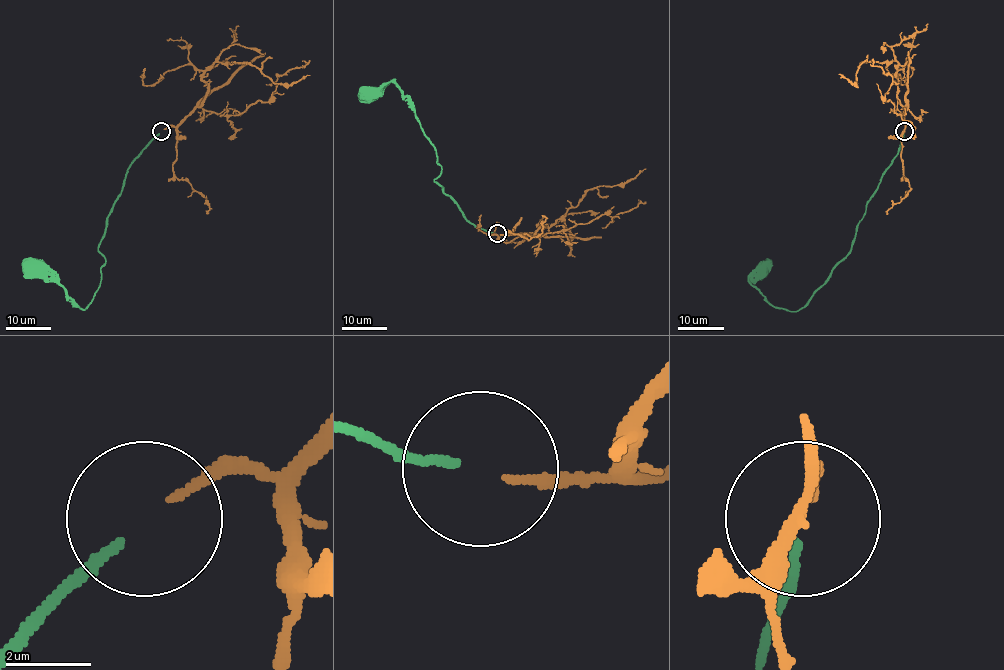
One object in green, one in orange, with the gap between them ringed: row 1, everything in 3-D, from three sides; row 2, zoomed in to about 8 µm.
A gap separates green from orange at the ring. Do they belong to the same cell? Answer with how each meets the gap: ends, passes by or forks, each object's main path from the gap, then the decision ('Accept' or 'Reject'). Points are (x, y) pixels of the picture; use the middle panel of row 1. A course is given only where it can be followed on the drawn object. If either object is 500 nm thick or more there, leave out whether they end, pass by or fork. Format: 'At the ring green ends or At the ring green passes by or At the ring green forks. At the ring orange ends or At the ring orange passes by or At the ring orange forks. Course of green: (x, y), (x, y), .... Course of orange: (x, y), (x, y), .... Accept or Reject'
At the ring green ends. At the ring orange ends. Course of green: (495, 233), (480, 229), (463, 216), (434, 181), (441, 167), (413, 103), (391, 82), (371, 94). Course of orange: (499, 234), (533, 235), (544, 226), (538, 225), (551, 225), (587, 192), (601, 185), (626, 183), (646, 168). Accept

